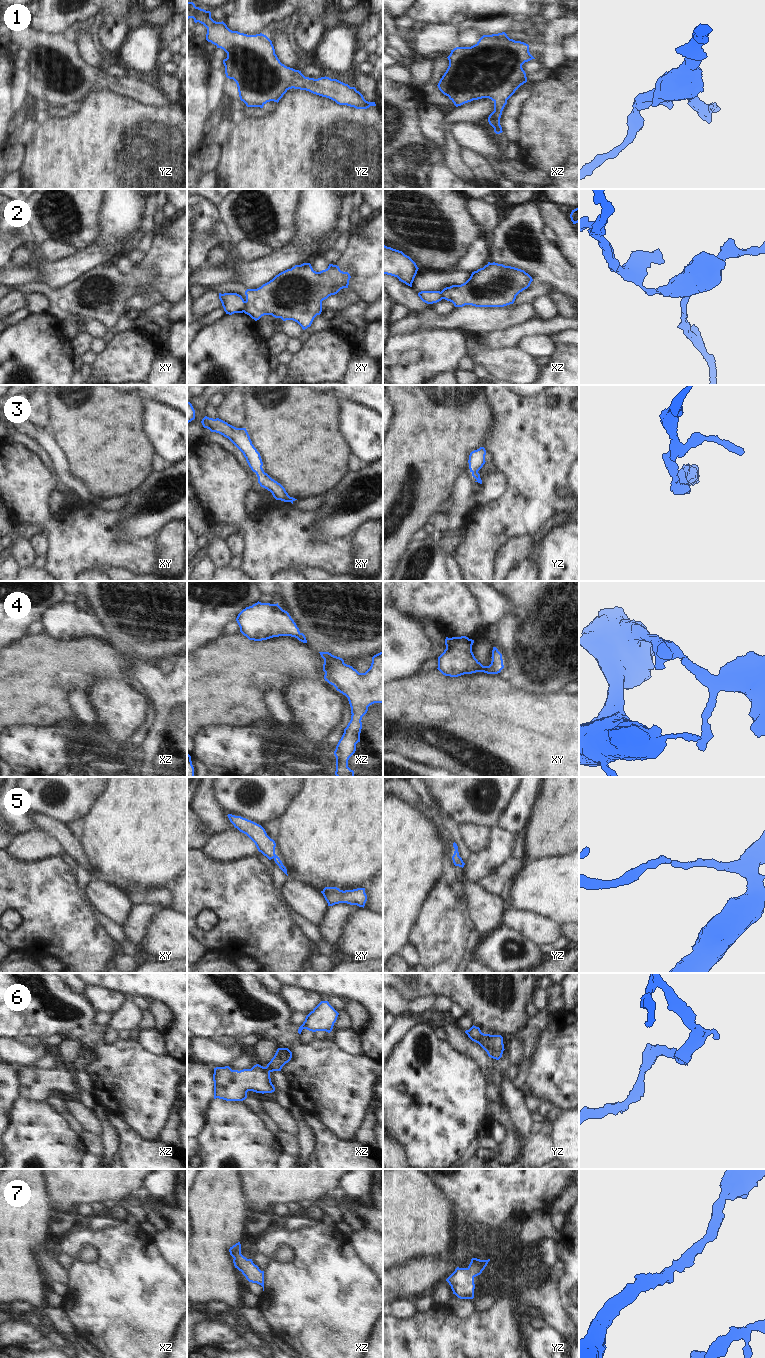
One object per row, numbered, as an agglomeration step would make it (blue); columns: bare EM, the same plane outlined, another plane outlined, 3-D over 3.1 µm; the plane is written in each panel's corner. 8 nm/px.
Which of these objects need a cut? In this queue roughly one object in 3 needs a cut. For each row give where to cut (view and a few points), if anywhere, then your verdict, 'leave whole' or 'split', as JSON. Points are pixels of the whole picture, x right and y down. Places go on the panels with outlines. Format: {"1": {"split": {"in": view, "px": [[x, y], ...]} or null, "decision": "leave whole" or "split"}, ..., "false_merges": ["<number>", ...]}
{"1": {"split": null, "decision": "leave whole"}, "2": {"split": {"in": "xy", "px": [[245, 301], [245, 309], [243, 311]]}, "decision": "split"}, "3": {"split": null, "decision": "leave whole"}, "4": {"split": null, "decision": "leave whole"}, "5": {"split": null, "decision": "leave whole"}, "6": {"split": null, "decision": "leave whole"}, "7": {"split": null, "decision": "leave whole"}, "false_merges": ["2"]}

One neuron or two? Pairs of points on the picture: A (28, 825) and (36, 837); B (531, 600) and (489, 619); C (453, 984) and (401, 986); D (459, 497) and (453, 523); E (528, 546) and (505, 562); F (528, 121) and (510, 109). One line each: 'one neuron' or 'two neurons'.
A: two neurons
B: two neurons
C: one neuron
D: one neuron
E: one neuron
F: two neurons

